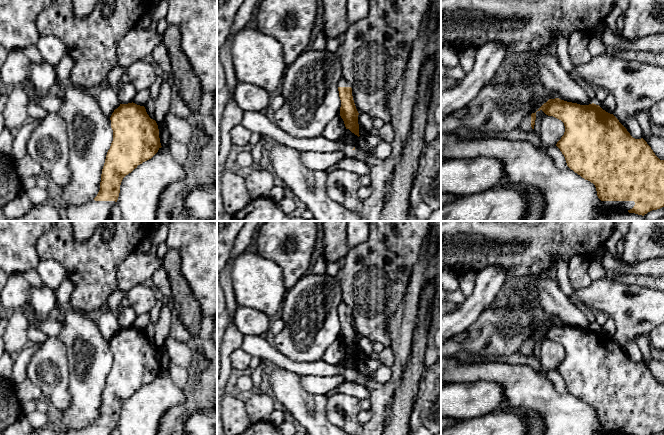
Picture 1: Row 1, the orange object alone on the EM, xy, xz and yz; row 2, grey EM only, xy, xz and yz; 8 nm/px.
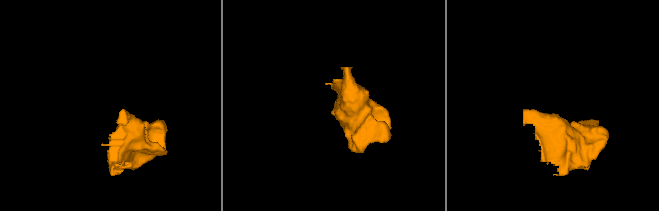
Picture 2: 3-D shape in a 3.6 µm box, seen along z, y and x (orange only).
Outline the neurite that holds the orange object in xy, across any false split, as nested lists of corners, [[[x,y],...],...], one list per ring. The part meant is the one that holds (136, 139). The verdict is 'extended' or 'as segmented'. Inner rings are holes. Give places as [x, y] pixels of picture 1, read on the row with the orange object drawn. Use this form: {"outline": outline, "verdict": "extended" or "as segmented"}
{"outline": [[[133,102],[120,104],[112,113],[110,120],[113,141],[102,169],[100,190],[93,201],[67,208],[70,221],[108,221],[111,208],[118,200],[123,178],[137,168],[138,165],[151,159],[162,147],[158,125],[155,120],[149,117],[144,106]]], "verdict": "extended"}

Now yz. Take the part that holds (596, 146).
{"outline": [[[559,98],[549,99],[537,111],[553,116],[564,123],[565,132],[556,146],[565,157],[567,166],[596,187],[603,207],[612,212],[623,211],[644,216],[664,207],[664,160],[660,160],[647,142],[633,138],[619,120],[594,103],[580,105]]], "verdict": "extended"}

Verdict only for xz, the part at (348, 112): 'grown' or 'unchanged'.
grown

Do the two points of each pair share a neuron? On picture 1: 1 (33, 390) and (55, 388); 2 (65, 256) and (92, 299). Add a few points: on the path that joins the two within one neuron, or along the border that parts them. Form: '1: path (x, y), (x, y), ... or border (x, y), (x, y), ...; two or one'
1: border (27, 377), (39, 388), (43, 397); two
2: path (76, 266), (92, 282), (92, 288); one

